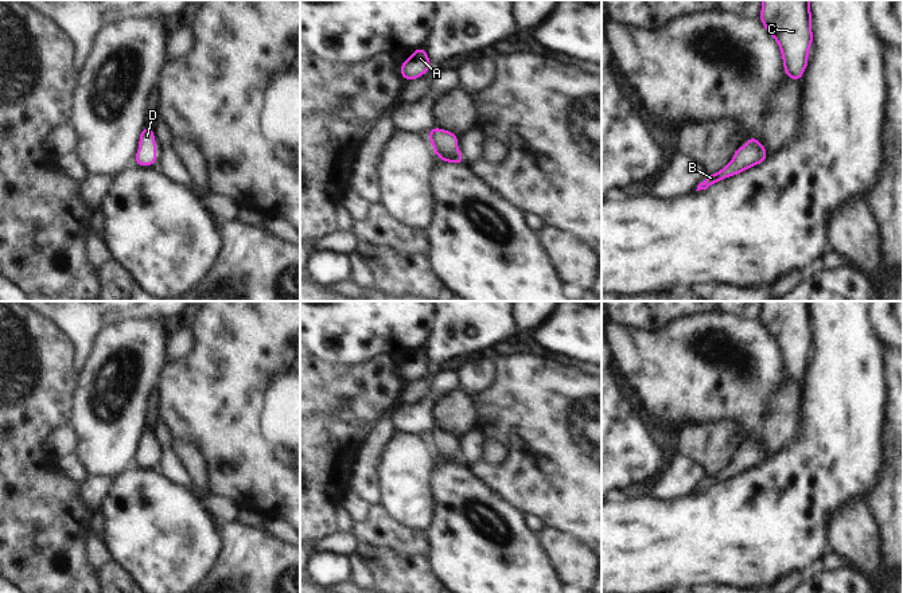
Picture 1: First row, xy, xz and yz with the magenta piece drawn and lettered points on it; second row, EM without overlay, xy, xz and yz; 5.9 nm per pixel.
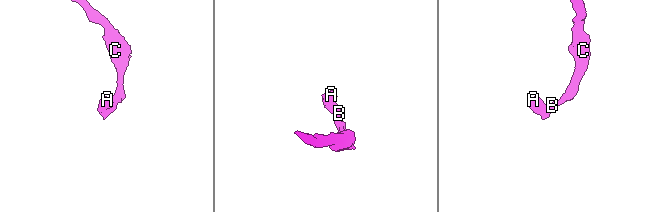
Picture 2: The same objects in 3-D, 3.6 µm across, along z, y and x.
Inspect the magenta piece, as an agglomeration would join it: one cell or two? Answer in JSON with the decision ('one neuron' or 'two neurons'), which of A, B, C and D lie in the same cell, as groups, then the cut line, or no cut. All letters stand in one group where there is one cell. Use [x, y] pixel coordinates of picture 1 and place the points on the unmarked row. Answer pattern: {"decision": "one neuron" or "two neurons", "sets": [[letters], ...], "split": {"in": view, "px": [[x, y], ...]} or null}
{"decision": "one neuron", "sets": [["A", "B", "C", "D"]], "split": null}

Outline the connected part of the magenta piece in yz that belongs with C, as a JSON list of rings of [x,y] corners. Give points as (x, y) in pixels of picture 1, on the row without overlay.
[[[763,301],[760,323],[781,347],[785,375],[802,383],[813,344],[809,301]]]

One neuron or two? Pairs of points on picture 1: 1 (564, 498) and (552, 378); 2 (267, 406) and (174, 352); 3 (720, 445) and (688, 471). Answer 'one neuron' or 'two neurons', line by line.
1: one neuron
2: two neurons
3: two neurons

